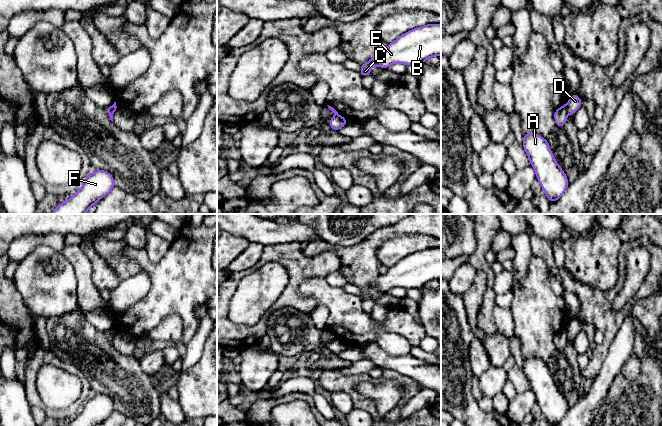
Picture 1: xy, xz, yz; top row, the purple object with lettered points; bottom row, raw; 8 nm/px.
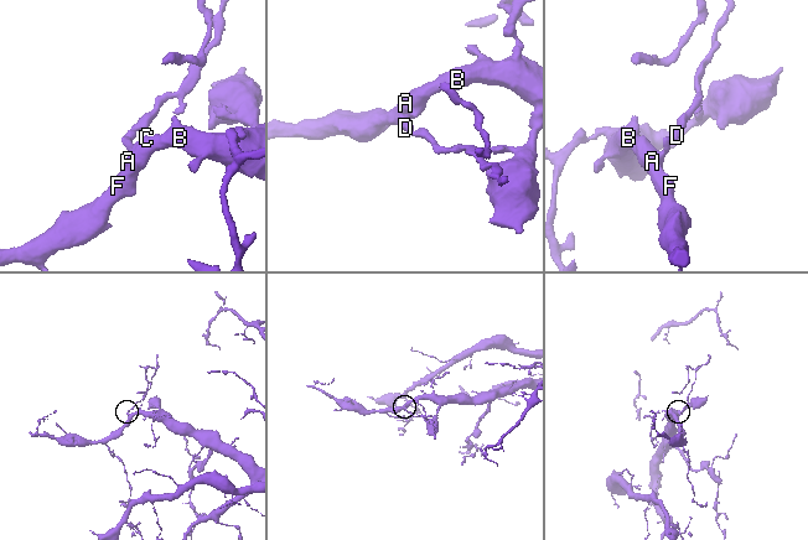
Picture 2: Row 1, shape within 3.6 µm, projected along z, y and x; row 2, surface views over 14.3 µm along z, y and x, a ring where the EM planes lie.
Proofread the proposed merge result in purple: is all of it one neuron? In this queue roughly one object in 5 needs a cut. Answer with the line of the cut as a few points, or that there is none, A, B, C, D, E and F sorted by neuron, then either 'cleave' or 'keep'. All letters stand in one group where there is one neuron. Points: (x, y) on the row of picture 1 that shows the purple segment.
cut in yz along (565, 105), (567, 112); A B C E F / D; cleave

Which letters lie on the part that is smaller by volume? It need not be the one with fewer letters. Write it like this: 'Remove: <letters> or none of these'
Remove: D

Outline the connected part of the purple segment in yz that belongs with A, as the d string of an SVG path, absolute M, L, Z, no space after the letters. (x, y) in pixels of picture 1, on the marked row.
M531 132L523 134L523 148L550 202L557 201L569 186L568 178L558 165L547 139Z

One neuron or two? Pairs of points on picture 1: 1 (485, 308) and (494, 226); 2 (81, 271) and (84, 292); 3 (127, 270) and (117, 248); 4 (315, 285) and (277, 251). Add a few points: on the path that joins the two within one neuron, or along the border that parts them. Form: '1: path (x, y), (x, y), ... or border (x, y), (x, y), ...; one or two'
1: path (489, 288), (490, 273), (481, 263), (483, 246); one
2: path (83, 276), (84, 287); one
3: path (122, 265), (117, 260), (117, 253); one
4: border (323, 277), (306, 278), (299, 285), (298, 292); two

